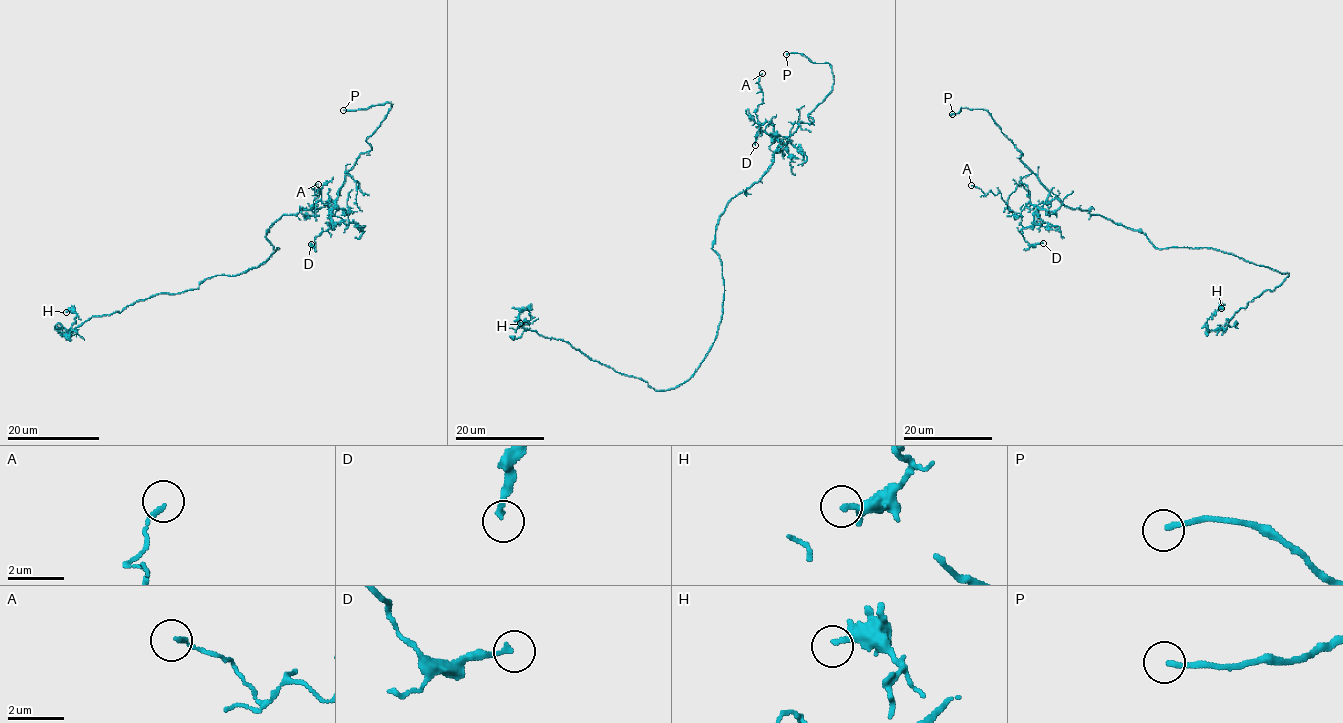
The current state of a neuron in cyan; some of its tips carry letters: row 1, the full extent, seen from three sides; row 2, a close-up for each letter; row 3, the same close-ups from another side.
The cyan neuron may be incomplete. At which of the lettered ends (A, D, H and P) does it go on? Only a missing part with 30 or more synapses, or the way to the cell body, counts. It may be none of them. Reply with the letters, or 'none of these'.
P

